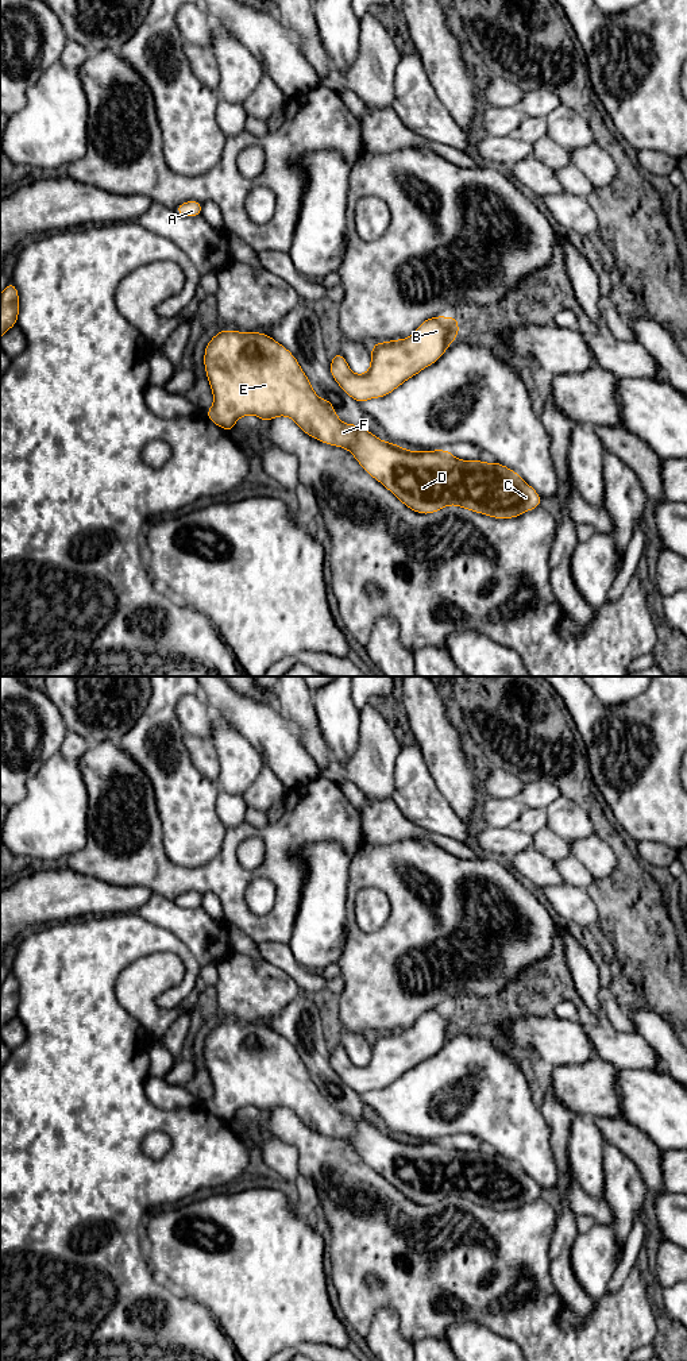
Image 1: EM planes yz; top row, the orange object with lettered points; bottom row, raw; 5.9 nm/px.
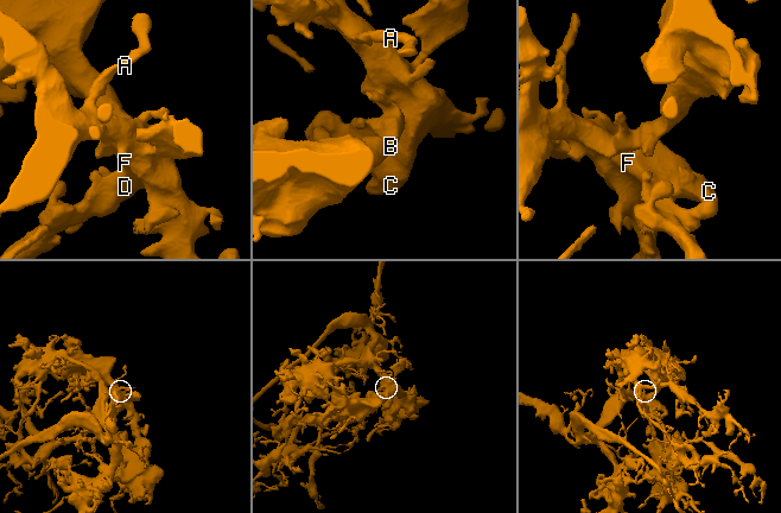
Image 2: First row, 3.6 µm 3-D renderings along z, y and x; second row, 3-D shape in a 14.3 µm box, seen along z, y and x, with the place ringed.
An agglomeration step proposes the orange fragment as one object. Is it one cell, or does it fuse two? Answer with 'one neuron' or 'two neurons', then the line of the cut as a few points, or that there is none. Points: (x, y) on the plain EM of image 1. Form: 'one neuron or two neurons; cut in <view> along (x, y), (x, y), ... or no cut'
one neuron; no cut

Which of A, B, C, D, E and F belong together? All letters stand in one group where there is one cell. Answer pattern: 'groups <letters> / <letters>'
groups A B C D E F

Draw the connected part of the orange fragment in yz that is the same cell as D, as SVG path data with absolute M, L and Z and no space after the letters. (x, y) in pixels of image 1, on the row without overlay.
M217 1023L205 1038L204 1059L213 1084L213 1096L204 1106L219 1119L232 1123L235 1113L247 1106L266 1114L278 1107L290 1109L308 1127L348 1141L367 1165L416 1204L432 1206L456 1196L506 1211L541 1198L541 1187L518 1164L498 1153L462 1152L449 1141L408 1142L382 1133L362 1114L343 1114L333 1102L332 1091L321 1091L316 1086L296 1048L265 1023Z

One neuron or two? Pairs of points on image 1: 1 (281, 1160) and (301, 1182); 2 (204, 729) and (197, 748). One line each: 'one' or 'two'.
1: two
2: two

